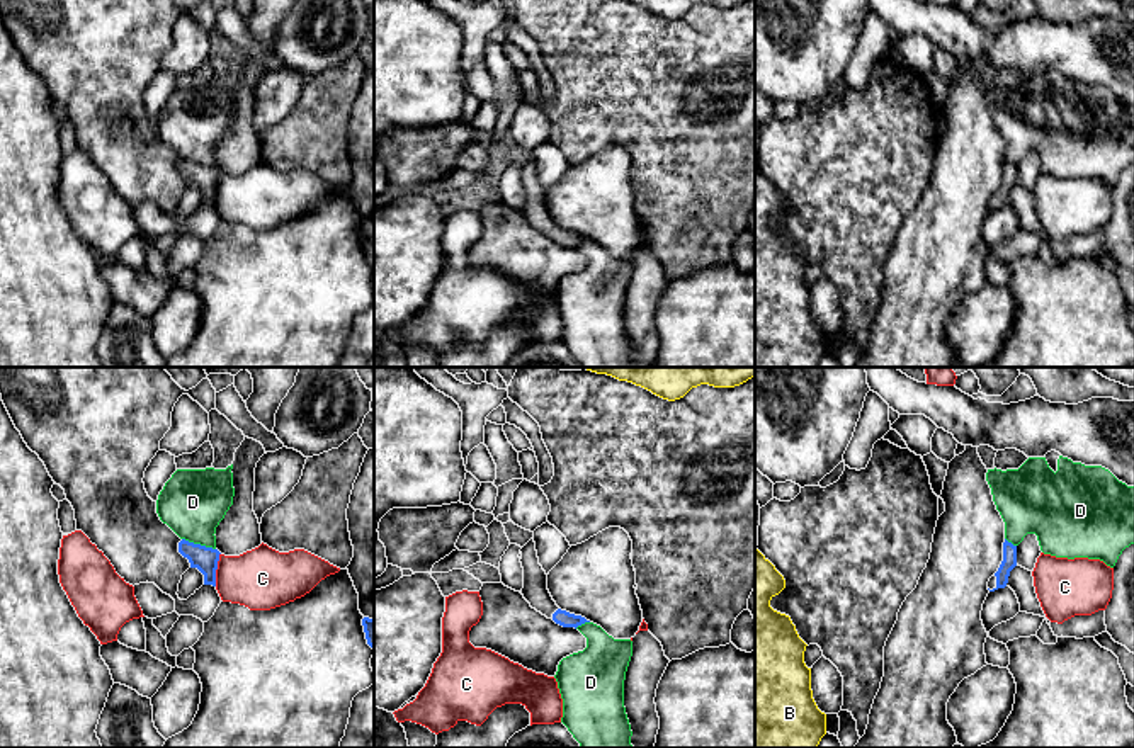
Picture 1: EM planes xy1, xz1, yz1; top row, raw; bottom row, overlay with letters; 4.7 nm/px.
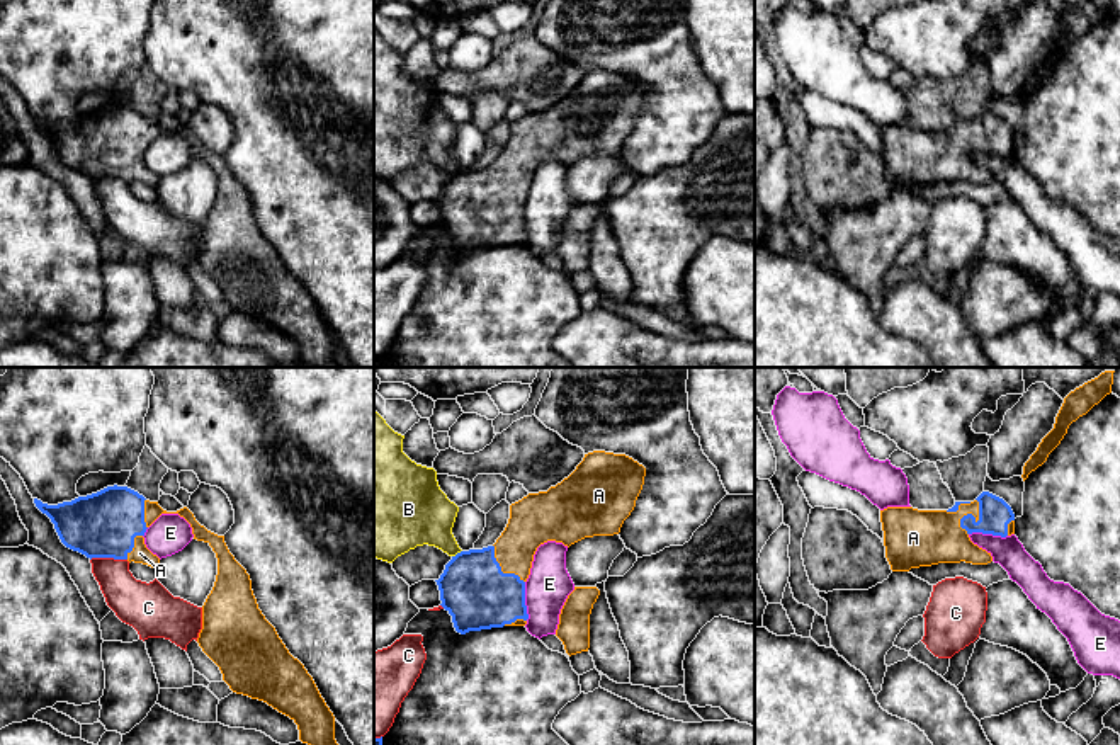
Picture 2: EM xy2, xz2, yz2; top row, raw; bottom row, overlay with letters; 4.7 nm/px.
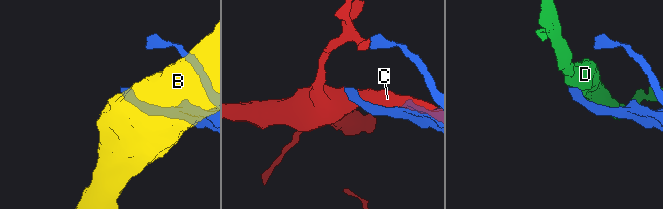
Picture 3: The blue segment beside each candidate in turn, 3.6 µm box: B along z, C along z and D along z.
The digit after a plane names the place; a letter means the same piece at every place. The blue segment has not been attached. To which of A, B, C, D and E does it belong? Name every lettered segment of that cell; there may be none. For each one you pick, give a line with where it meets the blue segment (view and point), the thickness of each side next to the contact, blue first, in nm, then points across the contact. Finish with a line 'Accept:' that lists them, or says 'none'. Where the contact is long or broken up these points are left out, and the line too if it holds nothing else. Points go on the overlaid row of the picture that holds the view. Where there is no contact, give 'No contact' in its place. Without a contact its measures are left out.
A: Touches blue at yz2 (969, 514). Thickness 160 nm (blue) against 260 nm
Accept: A

